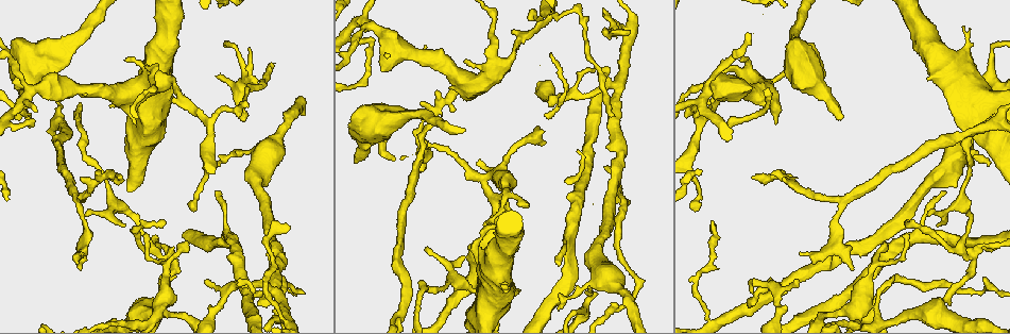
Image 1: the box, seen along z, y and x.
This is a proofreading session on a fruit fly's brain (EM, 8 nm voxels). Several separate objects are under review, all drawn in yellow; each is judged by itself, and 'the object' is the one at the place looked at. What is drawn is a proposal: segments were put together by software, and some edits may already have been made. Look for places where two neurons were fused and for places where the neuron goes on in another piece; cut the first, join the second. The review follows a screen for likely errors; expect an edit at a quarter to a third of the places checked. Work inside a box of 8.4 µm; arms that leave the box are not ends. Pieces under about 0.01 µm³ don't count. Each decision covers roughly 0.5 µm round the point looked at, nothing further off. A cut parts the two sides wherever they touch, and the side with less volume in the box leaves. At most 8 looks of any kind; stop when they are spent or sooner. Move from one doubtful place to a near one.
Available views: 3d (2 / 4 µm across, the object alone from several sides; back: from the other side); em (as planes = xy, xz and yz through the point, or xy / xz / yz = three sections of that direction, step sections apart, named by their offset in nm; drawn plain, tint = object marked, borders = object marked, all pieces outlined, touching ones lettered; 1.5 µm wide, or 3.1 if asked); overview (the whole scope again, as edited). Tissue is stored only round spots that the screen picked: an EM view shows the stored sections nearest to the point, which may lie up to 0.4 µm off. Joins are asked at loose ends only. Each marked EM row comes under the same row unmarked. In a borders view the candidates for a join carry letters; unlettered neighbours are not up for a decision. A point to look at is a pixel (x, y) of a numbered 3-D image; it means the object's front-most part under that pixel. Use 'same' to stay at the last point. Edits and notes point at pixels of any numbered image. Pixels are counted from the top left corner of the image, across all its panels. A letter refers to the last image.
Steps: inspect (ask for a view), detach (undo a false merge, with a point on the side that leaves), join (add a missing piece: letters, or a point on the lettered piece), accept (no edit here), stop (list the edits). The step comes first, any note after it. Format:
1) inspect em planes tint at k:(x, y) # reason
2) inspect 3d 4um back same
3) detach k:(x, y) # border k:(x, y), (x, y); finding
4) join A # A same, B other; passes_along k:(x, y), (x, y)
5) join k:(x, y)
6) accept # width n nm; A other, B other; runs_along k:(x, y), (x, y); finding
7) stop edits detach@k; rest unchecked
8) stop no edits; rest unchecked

inspect em xz step 8 borders at 1:(612, 116) # free end

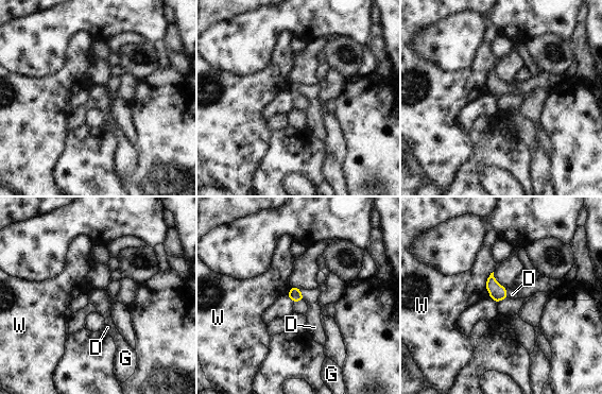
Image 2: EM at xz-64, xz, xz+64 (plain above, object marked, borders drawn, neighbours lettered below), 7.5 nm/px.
inspect em planes borders same # another direction

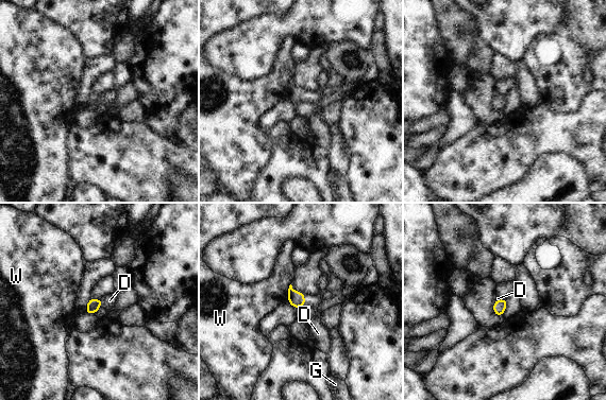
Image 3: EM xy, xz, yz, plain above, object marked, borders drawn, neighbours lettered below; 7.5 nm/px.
join D # D same, G other, W other; the neuron continues

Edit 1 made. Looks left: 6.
inspect 3d 2um at 1:(962, 29) # free end

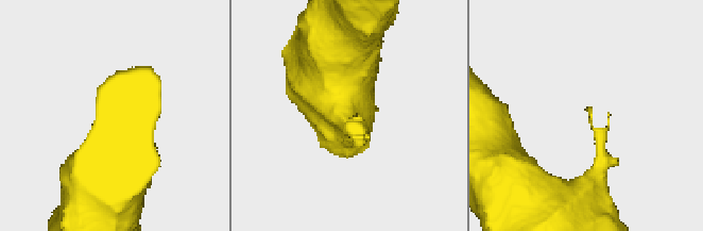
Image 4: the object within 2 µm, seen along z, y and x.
inspect em xz step 4 tint at 4:(587, 110)

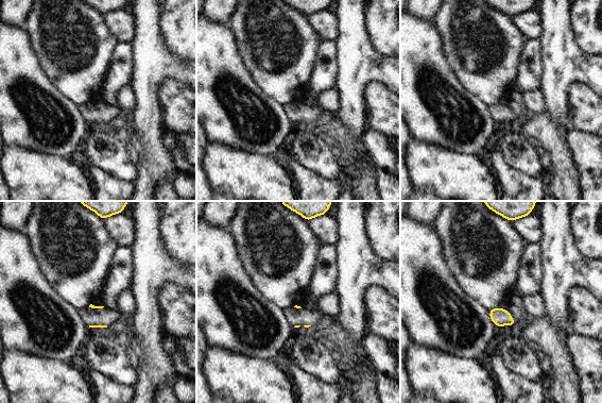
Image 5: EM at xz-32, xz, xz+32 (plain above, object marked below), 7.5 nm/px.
inspect em planes borders same # another direction

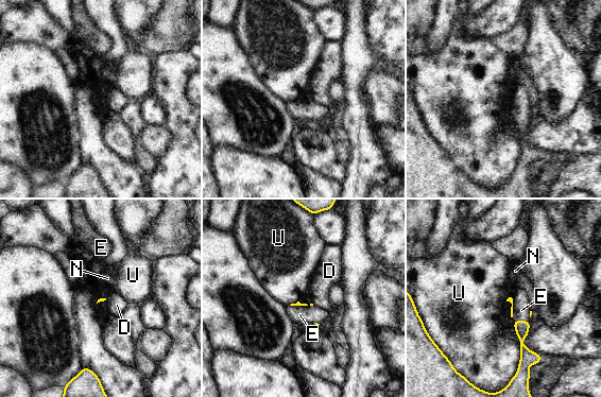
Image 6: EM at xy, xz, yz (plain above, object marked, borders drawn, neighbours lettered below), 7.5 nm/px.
join E # D other, E same, N other, U other; passes_along 6:(521, 327), (521, 321), (521, 310); it goes on there

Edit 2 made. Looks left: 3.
inspect overview # redraw

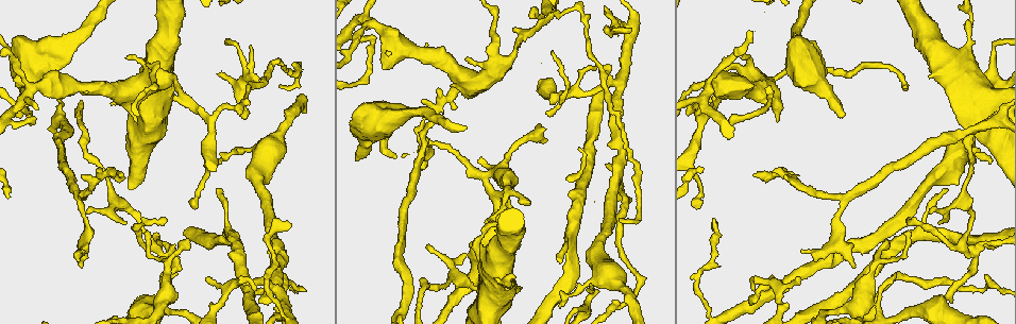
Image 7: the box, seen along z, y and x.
inspect em planes borders at 7:(557, 259) # tapers out

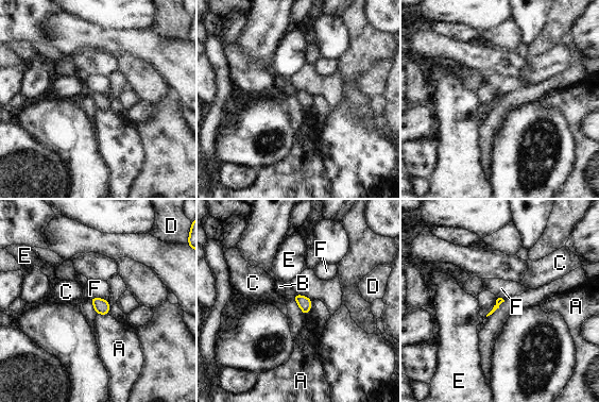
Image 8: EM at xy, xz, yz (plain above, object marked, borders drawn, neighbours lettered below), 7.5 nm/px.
accept # A other, B other, C other, D other, E other, F other; border 8:(89, 298), (104, 298), (106, 300); none of them fits

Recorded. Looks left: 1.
stop edits join@3, join@6; rest unchecked

